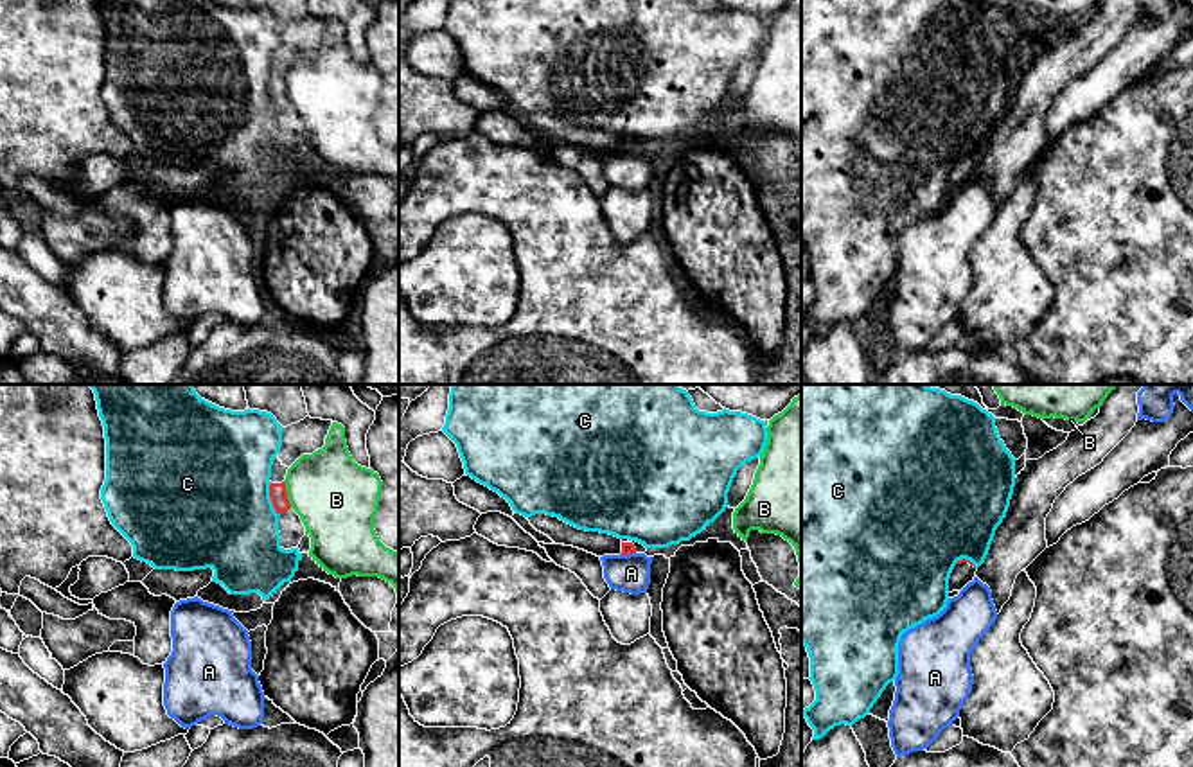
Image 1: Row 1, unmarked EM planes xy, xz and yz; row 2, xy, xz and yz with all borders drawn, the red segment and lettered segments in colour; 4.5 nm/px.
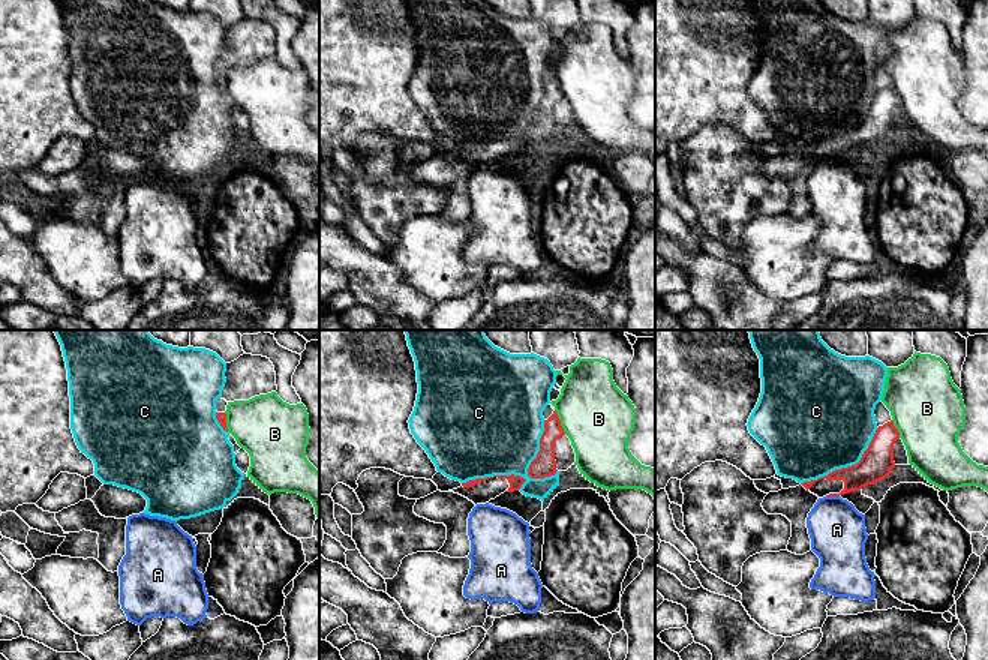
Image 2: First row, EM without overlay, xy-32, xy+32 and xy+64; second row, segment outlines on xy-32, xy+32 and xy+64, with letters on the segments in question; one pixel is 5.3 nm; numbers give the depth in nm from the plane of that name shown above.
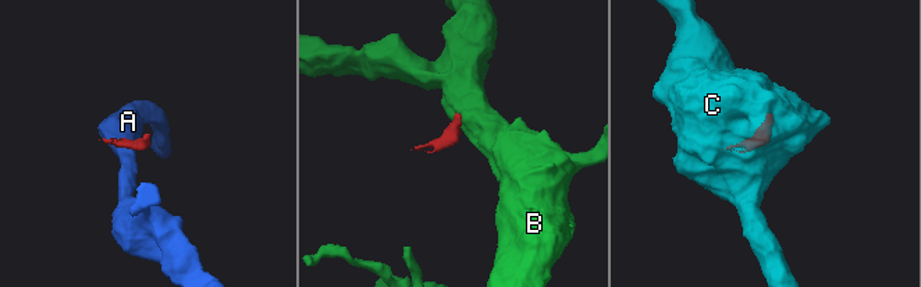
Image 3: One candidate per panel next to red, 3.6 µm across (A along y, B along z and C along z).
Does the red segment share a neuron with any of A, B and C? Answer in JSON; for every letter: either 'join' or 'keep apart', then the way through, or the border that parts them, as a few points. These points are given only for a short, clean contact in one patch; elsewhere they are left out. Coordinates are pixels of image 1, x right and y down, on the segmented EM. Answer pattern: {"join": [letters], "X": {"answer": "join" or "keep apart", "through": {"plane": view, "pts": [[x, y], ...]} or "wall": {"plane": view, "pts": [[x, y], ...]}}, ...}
{"join": [], "A": {"answer": "keep apart", "wall": {"plane": "xz", "pts": [[622, 552], [635, 554]]}}, "B": {"answer": "keep apart", "wall": {"plane": "xy", "pts": [[282, 482], [291, 507]]}}, "C": {"answer": "keep apart"}}

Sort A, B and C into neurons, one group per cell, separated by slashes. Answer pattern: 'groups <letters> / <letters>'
groups A / B / C

